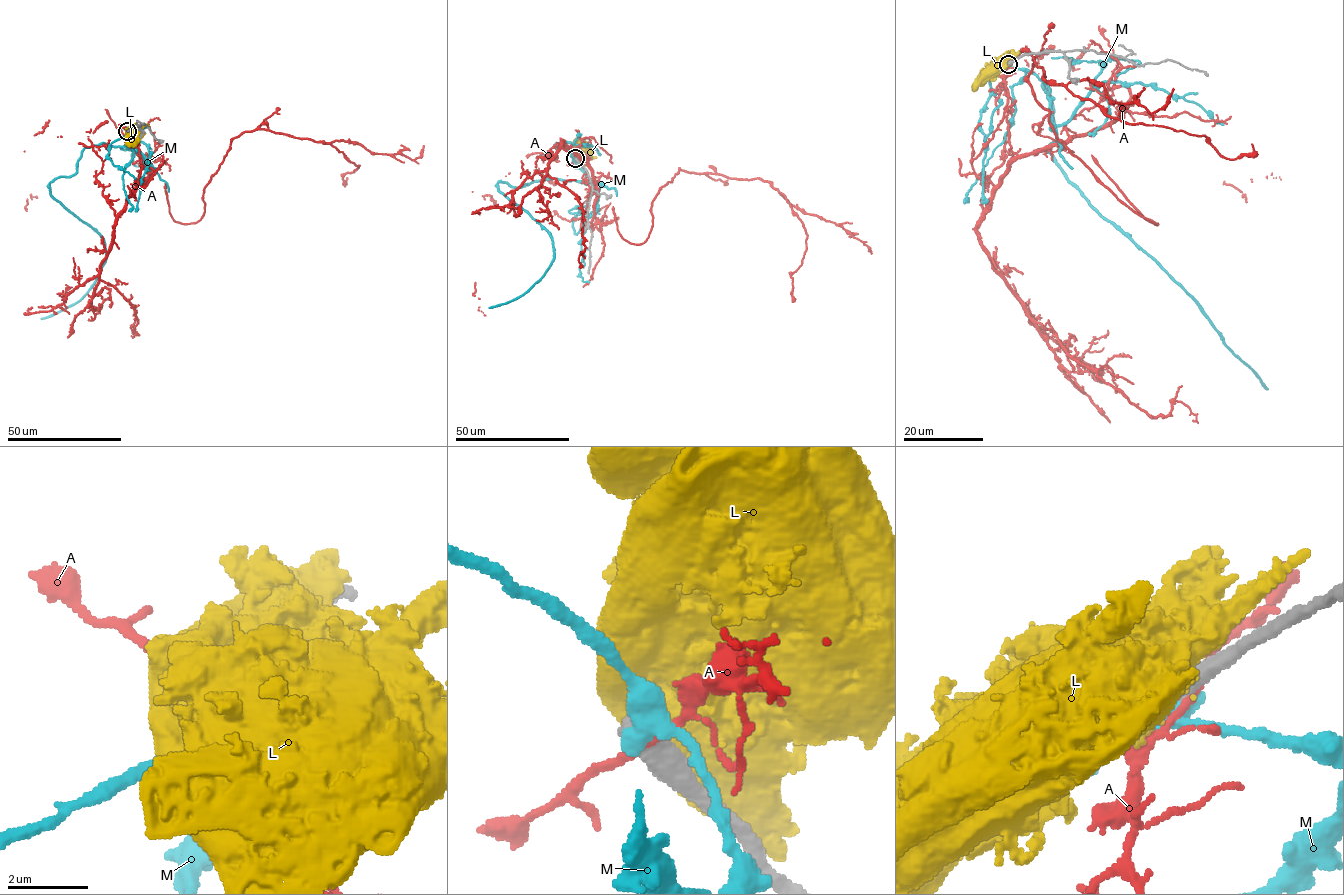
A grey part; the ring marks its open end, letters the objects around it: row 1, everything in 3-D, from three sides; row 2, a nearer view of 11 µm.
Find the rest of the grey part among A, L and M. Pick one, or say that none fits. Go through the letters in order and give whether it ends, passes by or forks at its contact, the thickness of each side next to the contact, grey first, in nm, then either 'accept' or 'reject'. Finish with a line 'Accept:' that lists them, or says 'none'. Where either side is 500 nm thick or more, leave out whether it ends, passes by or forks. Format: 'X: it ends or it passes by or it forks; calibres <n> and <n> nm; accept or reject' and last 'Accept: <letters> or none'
A: calibres 850 and 180 nm; reject
L: calibres 800 and 1150 nm; reject
M: calibres 750 and 400 nm; reject
Accept: none

